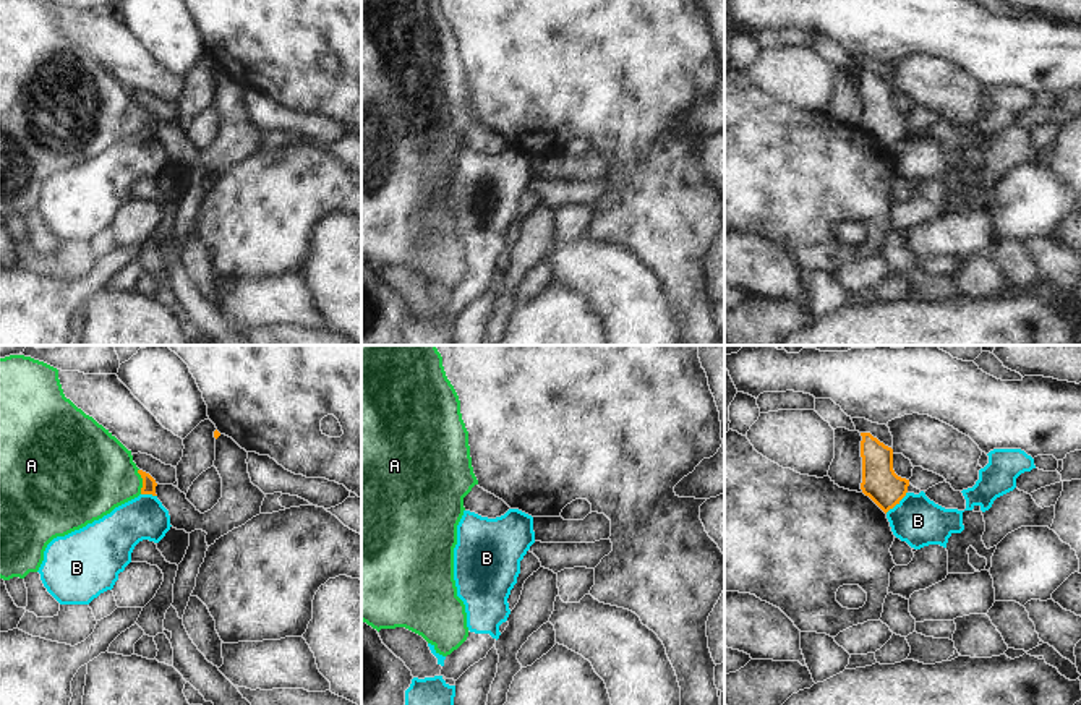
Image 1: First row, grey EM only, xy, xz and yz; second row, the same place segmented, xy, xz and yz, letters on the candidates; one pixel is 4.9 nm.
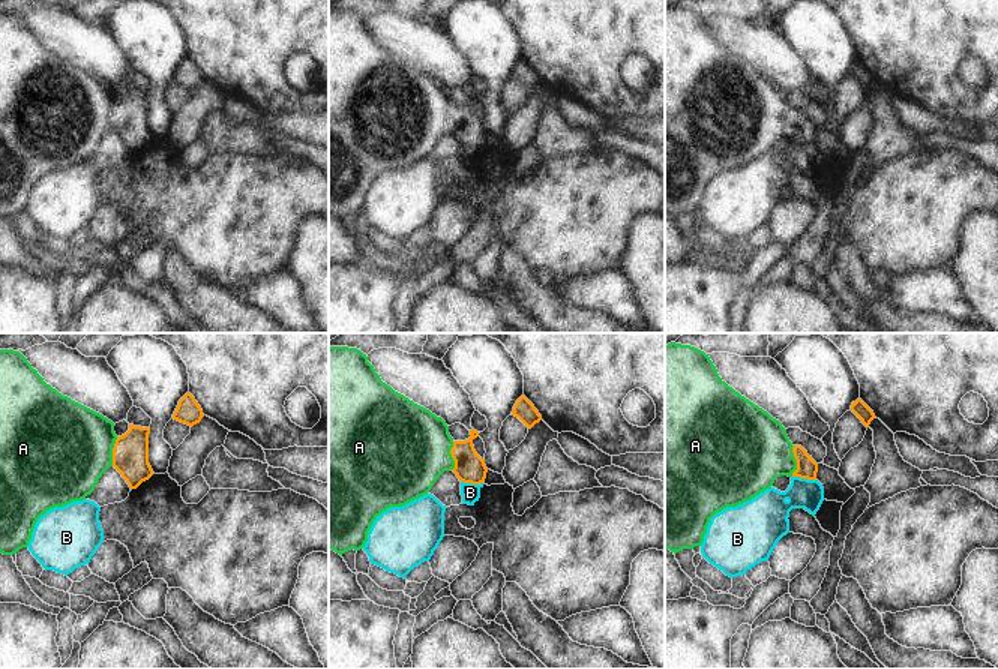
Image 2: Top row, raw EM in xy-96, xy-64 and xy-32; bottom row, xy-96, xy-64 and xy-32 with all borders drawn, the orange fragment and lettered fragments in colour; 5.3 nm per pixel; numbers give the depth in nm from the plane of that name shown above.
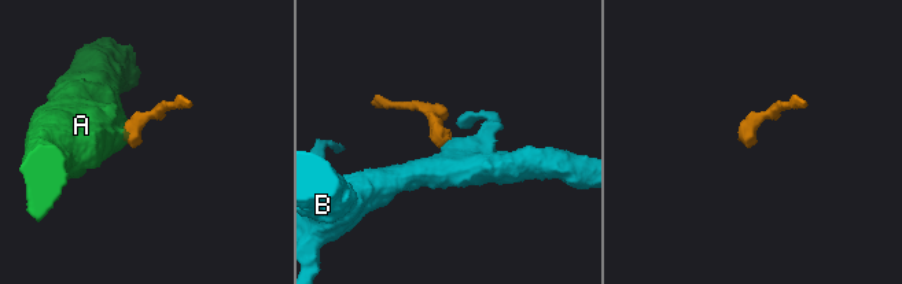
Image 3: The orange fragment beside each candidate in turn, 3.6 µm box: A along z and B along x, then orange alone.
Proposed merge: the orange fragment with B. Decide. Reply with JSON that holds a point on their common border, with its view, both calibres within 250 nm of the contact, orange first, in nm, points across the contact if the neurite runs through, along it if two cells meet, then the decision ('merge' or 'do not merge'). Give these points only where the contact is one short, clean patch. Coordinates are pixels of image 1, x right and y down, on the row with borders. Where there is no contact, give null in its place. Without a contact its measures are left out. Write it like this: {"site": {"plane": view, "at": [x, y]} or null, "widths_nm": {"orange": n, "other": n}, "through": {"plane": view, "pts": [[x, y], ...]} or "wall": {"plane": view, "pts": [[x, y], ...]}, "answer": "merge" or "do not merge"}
{"site": {"plane": "yz", "at": [897, 503]}, "widths_nm": {"orange": 180, "other": 240}, "wall": {"plane": "yz", "pts": [[906, 491], [885, 512]]}, "answer": "do not merge"}

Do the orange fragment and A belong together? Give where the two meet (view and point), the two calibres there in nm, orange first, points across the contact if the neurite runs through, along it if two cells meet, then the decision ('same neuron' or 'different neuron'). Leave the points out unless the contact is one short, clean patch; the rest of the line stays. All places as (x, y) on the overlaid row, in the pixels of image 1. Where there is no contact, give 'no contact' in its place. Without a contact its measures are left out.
meets orange in xy at (143, 482); 70 nm thick on the orange side, 400 nm on the other; runs through xy (149, 483), (143, 482), (122, 482), (94, 472); same neuron

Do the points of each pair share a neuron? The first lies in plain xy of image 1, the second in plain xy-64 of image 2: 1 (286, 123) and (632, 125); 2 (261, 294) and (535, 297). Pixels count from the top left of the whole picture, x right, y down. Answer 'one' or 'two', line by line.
1: two
2: two

